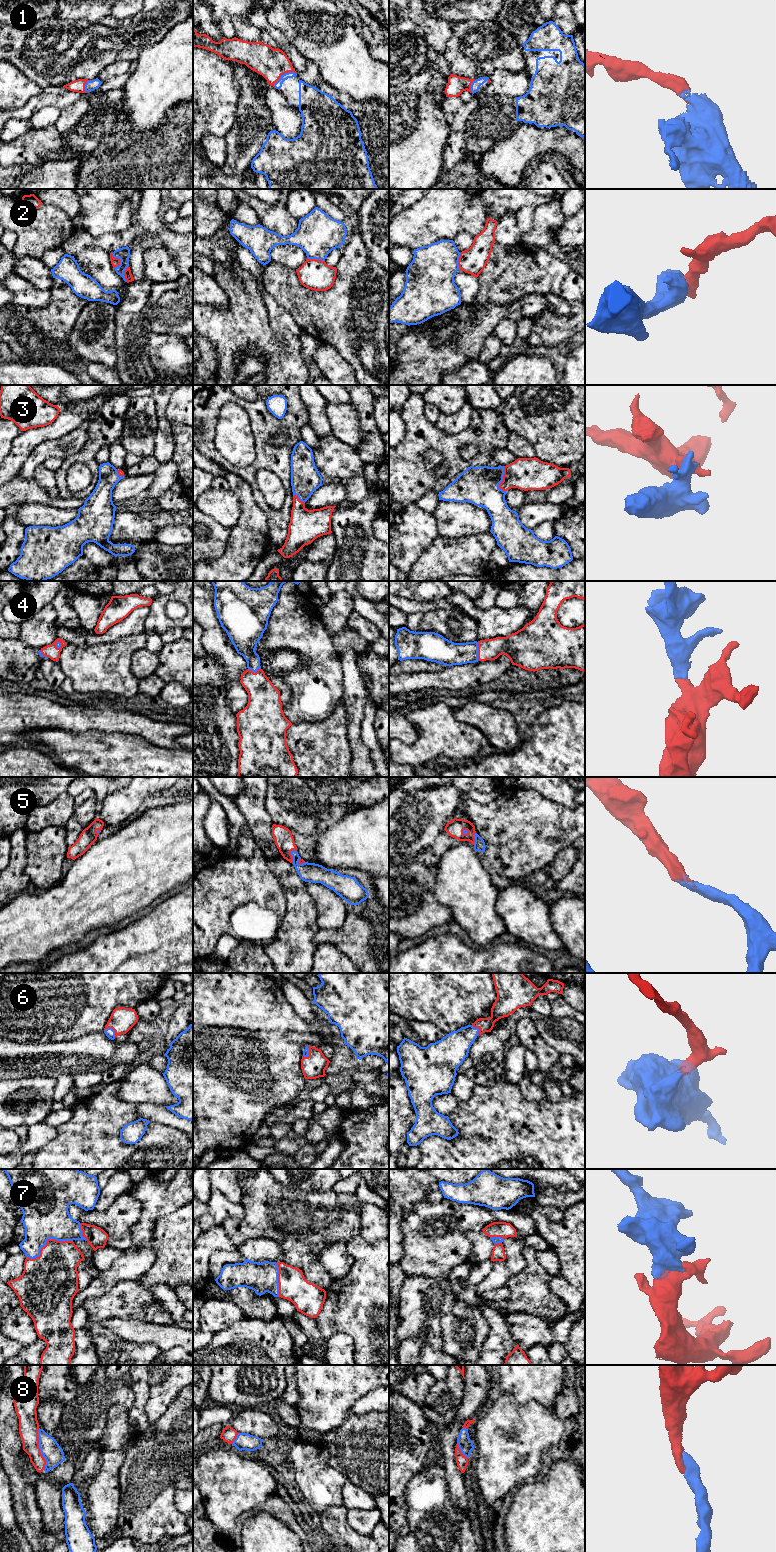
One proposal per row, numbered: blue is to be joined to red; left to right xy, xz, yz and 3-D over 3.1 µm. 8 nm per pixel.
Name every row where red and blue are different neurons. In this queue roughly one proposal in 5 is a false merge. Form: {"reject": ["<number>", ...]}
{"reject": ["2"]}

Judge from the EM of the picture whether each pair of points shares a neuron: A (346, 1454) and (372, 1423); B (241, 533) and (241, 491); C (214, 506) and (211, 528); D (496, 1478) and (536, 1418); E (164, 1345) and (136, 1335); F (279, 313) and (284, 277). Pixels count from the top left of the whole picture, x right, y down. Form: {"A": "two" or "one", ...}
{"A": "one", "B": "one", "C": "two", "D": "one", "E": "one", "F": "two"}

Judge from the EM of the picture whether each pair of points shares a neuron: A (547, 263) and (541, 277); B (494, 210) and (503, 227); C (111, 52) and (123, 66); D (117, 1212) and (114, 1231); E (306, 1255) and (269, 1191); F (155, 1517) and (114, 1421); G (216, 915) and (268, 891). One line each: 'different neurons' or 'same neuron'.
A: different neurons
B: same neuron
C: different neurons
D: same neuron
E: same neuron
F: different neurons
G: same neuron

